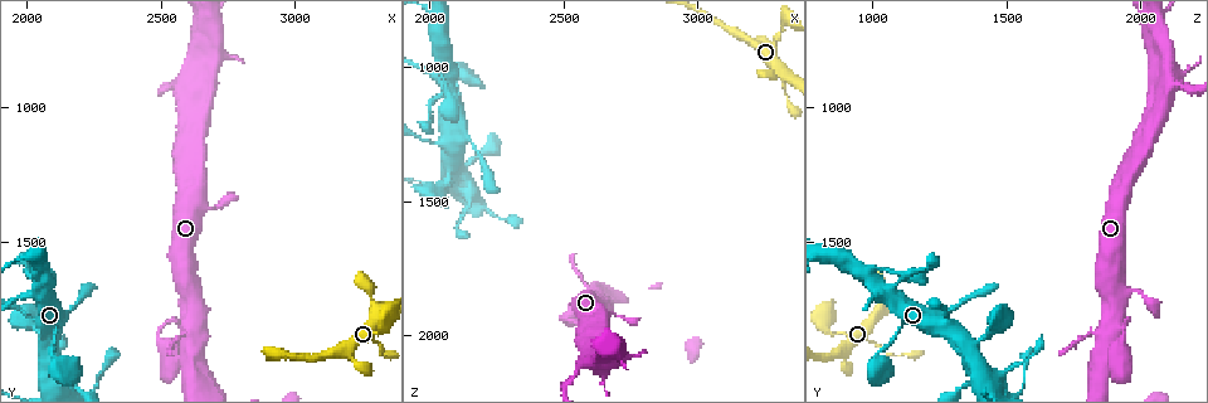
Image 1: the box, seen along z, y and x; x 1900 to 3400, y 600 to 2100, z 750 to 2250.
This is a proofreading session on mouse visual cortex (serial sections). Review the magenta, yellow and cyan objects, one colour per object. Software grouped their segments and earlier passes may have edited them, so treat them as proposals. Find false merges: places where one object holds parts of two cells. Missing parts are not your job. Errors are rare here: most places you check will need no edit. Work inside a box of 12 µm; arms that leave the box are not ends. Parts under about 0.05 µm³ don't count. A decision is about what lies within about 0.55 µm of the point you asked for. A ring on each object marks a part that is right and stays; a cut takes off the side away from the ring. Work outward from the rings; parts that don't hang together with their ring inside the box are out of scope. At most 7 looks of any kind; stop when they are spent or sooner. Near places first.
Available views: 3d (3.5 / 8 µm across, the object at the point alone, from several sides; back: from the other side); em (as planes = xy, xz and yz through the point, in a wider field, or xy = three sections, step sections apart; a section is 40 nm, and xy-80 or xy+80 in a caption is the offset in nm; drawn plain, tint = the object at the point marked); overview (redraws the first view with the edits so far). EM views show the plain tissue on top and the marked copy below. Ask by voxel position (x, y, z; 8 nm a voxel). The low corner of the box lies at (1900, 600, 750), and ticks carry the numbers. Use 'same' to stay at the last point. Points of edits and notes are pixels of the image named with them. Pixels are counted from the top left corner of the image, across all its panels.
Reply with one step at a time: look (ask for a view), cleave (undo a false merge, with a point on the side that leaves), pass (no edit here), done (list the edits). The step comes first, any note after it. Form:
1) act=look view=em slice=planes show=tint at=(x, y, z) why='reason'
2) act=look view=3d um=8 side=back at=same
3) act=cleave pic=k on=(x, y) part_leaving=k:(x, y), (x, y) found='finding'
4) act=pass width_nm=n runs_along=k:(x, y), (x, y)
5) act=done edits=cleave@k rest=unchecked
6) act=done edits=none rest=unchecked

act=look view=3d um=3.5 at=(2590, 920, 2090) why='sharp bend'

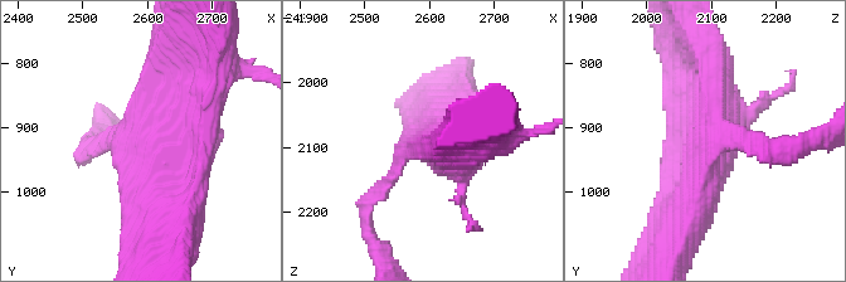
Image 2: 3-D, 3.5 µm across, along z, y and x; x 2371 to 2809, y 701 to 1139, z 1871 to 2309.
act=look view=em slice=planes show=tint at=(2590, 920, 2100)

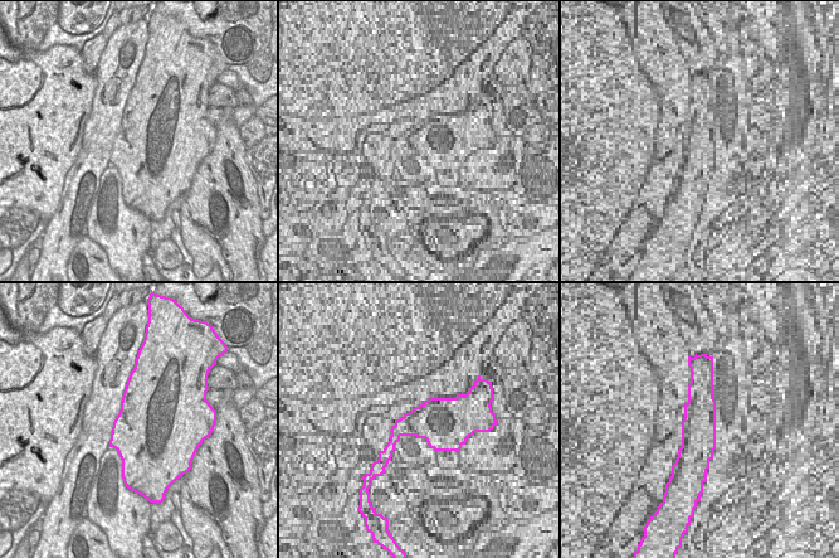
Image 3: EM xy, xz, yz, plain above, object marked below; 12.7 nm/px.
act=pass runs_along=2:(161, 218), (189, 56) found='one cell here'

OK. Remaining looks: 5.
act=look view=3d um=3.5 side=back at=(2050, 1660, 1090) why='sharp bend'

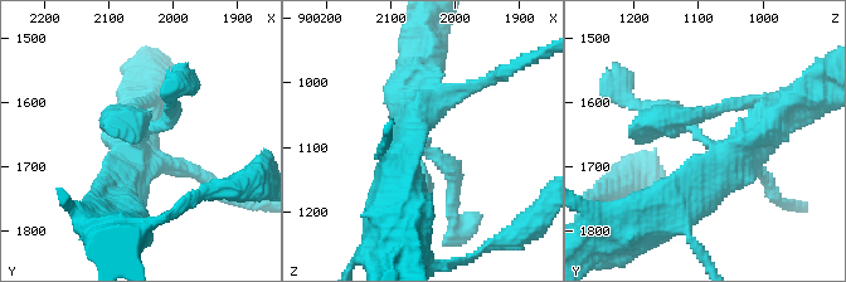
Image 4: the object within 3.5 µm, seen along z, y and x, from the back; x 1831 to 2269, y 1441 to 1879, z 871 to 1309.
act=look view=em slice=xy step=5 show=tint at=same why='need the tissue'

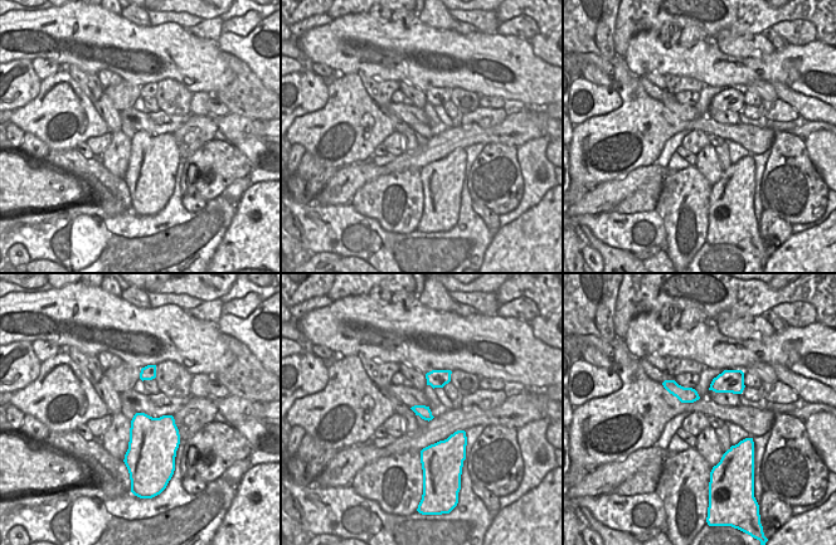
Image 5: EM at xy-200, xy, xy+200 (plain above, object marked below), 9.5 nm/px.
act=look view=em slice=xy step=3 show=tint at=same why='cut it another way'

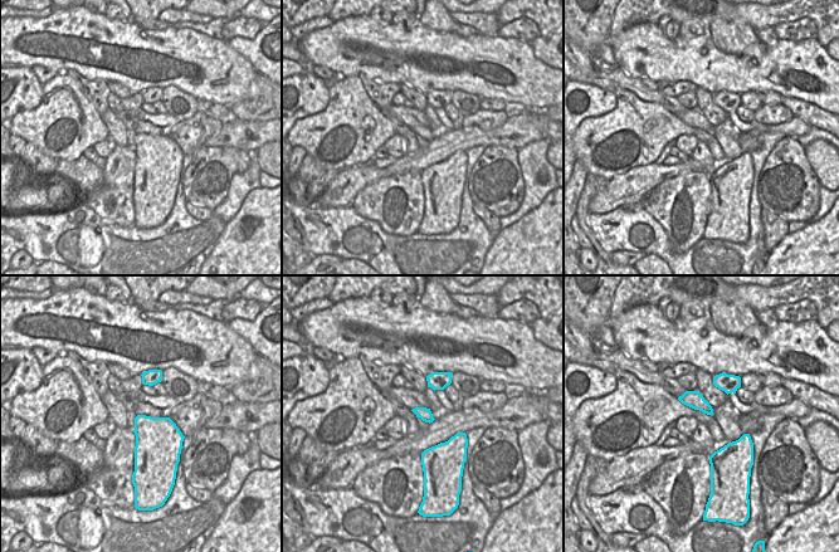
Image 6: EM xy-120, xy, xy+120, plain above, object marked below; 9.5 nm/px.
act=pass width_nm=120 runs_along=4:(694, 190), (725, 163), (715, 147), (635, 105) found='continuous, no second cell'

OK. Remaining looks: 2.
act=look view=3d um=3.5 at=(3280, 1700, 1030)

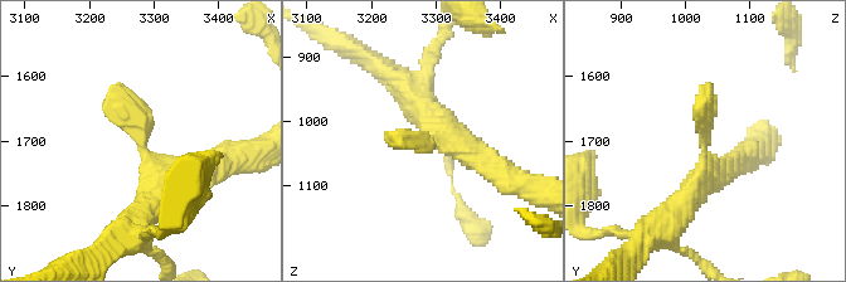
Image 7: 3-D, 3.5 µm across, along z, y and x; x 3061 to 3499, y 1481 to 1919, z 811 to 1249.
act=look view=em slice=xy step=1 show=tint at=(3285, 1705, 1030) why='shape alone is not enough'

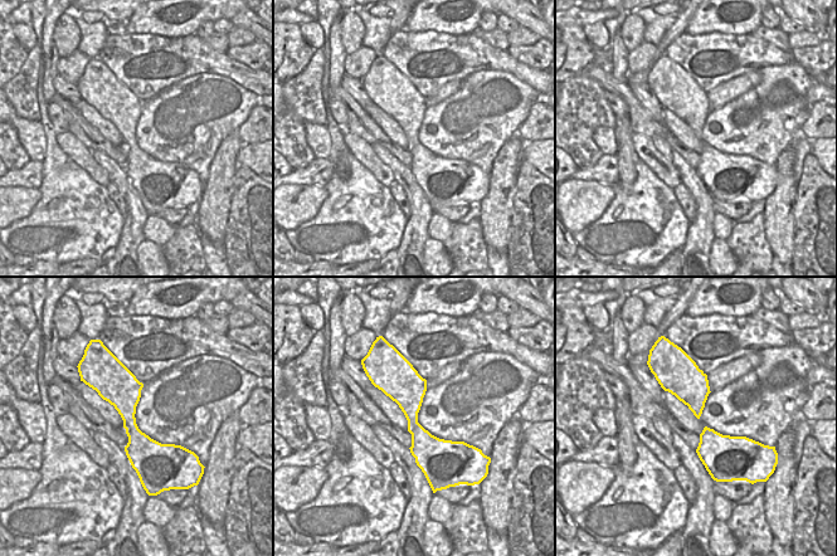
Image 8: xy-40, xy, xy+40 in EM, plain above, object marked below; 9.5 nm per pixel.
act=pass runs_along=7:(674, 214), (703, 176), (703, 87) found='continuous, no second cell'

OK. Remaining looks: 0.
act=done edits=none rest=unchecked

